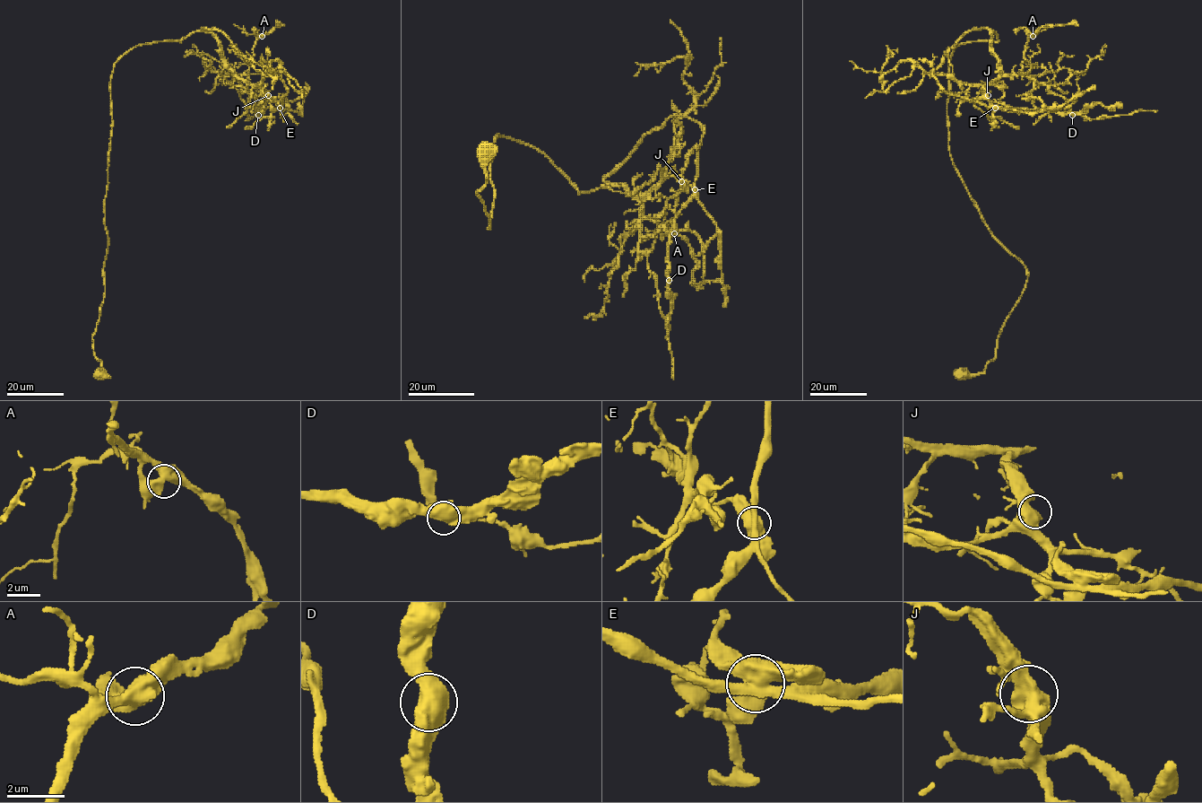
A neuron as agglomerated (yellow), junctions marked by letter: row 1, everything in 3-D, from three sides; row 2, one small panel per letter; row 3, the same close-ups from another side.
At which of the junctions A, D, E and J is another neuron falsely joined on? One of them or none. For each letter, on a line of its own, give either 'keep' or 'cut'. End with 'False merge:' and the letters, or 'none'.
A: keep
D: keep
E: keep
J: keep
False merge: none

